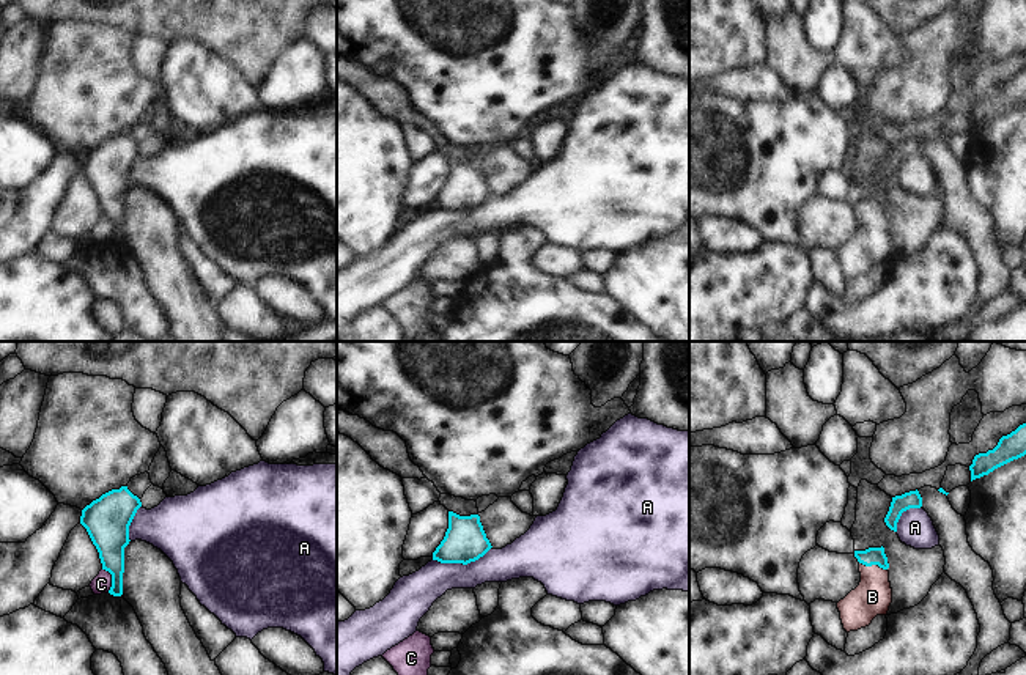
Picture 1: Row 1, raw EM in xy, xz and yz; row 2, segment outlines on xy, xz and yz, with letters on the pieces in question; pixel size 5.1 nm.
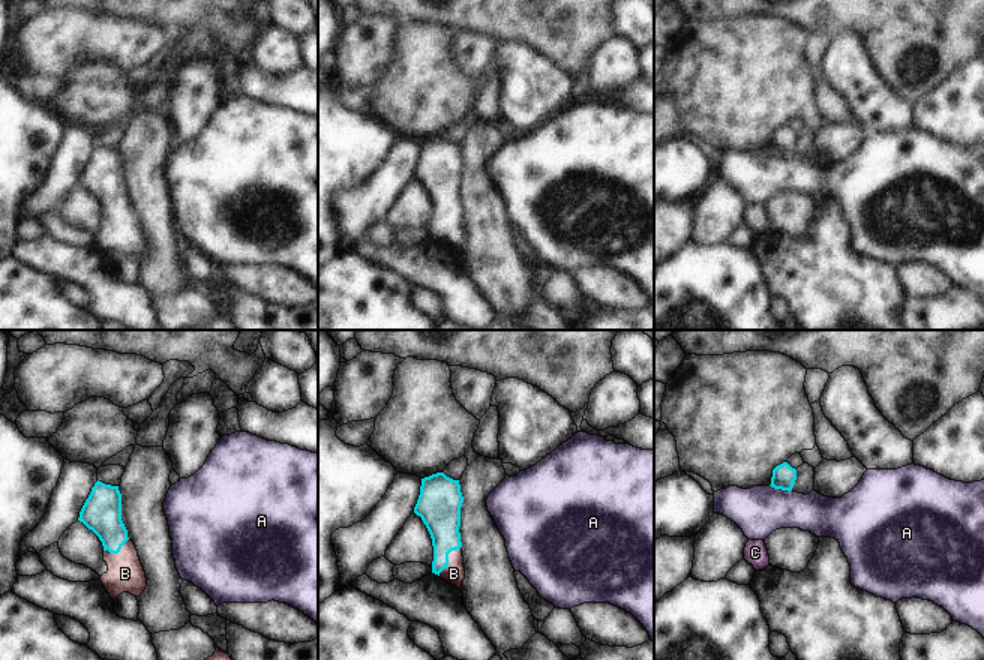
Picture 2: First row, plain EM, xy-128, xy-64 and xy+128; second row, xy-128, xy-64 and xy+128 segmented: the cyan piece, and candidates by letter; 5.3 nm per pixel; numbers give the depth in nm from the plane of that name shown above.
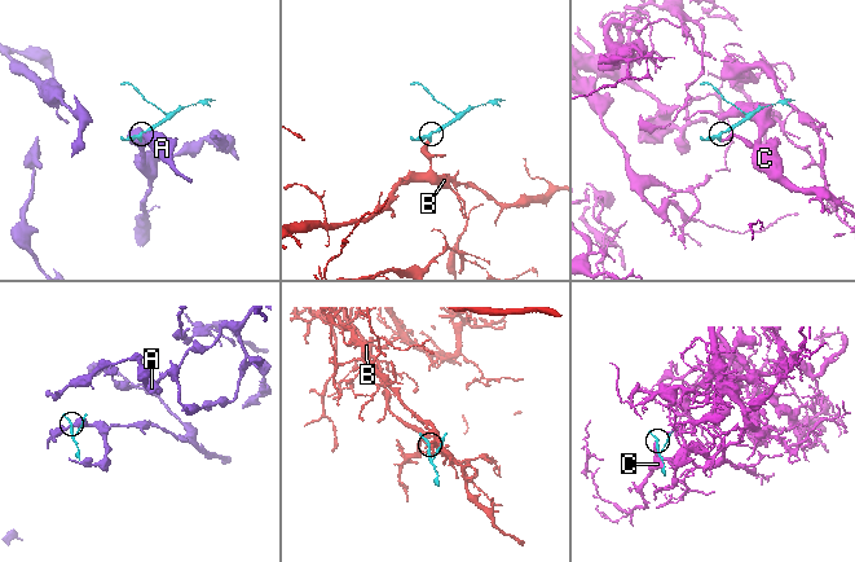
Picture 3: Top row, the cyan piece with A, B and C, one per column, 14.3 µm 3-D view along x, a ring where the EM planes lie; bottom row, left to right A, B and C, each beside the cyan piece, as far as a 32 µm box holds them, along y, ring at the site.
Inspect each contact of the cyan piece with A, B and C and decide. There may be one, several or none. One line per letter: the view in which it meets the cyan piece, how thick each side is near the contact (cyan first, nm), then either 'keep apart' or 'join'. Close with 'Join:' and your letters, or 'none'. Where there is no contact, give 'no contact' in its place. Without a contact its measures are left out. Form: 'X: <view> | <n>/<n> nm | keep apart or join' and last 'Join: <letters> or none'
A: xz | 220/190 nm | keep apart
B: yz | 100/190 nm | join
C: xy | 200/100 nm | keep apart
Join: B

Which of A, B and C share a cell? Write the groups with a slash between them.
A / B / C

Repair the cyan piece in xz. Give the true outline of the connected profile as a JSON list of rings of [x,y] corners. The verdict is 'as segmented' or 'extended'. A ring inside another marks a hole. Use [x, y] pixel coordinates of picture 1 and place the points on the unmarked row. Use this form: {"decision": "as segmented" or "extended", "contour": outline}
{"decision": "as segmented", "contour": [[[448,159],[448,176],[433,200],[433,208],[467,212],[483,205],[491,195],[478,162],[459,164]]]}

